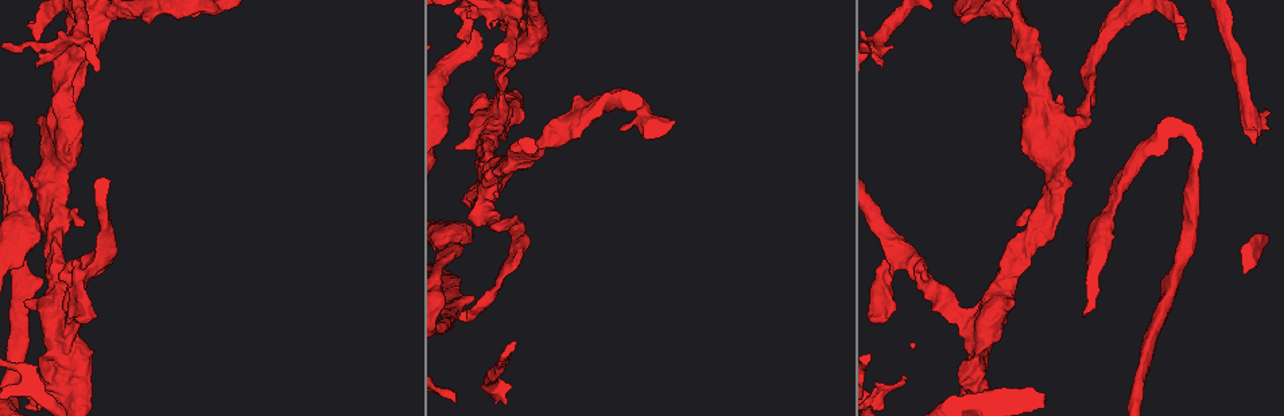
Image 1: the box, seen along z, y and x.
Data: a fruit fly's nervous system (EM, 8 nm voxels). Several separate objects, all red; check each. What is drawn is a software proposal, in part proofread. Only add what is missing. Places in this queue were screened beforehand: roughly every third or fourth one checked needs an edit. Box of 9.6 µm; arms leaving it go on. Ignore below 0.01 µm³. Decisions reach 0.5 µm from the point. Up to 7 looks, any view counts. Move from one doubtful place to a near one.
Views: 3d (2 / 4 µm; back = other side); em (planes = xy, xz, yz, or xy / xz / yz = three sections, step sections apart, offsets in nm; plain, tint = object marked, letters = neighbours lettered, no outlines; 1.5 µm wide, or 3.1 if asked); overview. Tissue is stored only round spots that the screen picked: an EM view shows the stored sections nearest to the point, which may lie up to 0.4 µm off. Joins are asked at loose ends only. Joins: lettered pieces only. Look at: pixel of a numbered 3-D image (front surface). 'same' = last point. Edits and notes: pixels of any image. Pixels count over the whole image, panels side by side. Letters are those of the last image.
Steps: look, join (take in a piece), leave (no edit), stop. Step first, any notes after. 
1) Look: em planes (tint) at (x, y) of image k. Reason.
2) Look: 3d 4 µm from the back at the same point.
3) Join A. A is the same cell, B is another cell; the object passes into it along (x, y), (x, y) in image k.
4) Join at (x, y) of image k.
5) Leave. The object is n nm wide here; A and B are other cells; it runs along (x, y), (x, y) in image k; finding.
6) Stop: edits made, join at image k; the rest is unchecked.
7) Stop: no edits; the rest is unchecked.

Look: 3d 2 µm at (906, 376) of image 1. Free end.

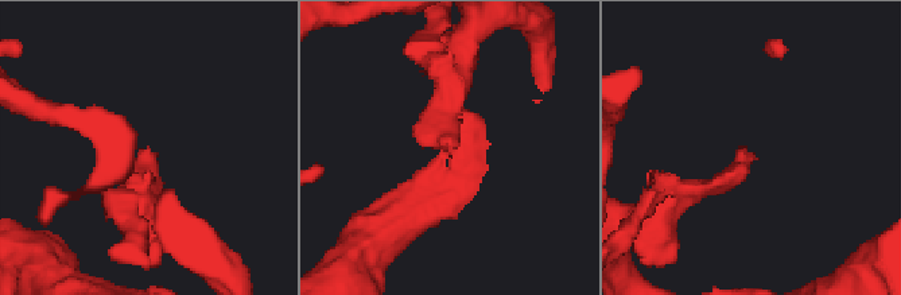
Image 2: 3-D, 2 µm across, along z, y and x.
Look: em planes (plain) at (448, 150) of image 2. Shape alone is not enough.

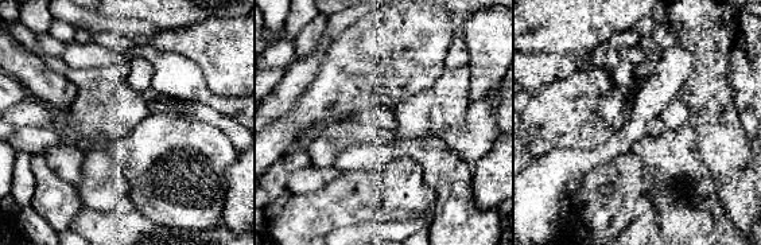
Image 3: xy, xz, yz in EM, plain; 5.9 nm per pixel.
Look: em planes (letters) at the same point.

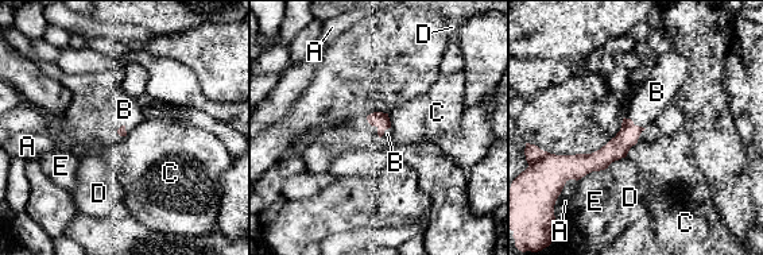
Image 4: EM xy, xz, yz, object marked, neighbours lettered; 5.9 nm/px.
Join B. B is the same cell, A, C, D and E are other cells; the neuron continues.

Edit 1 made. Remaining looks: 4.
Look: overview. See it whole again.

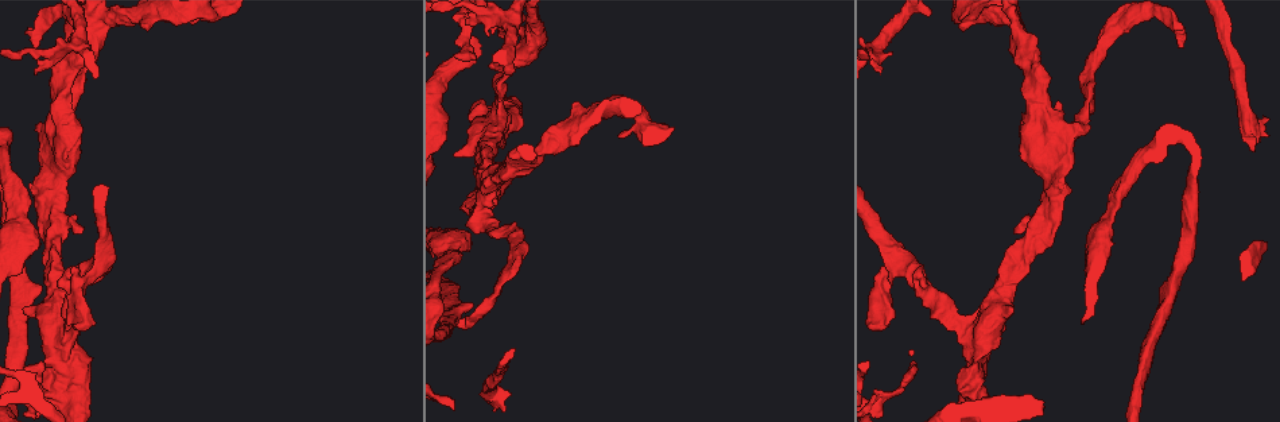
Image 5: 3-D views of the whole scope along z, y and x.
Look: 3d 2 µm at (1162, 290) of image 5. Branch stops here.

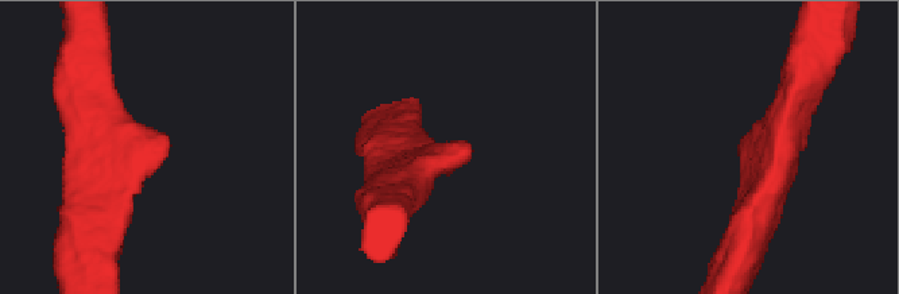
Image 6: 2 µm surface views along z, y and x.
Look: em xz step 4 (tint) at (166, 150) of image 6. The arms are 300, 300 nm wide; now the EM.

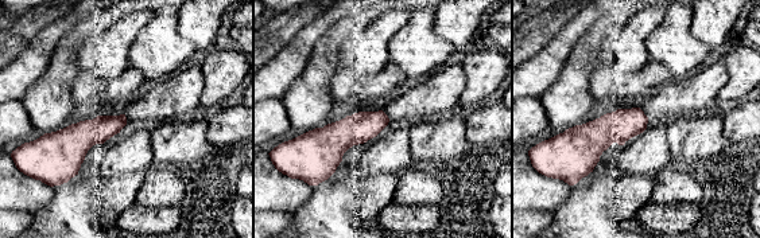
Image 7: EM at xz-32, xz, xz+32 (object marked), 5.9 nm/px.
Look: em planes (letters) at the same point.

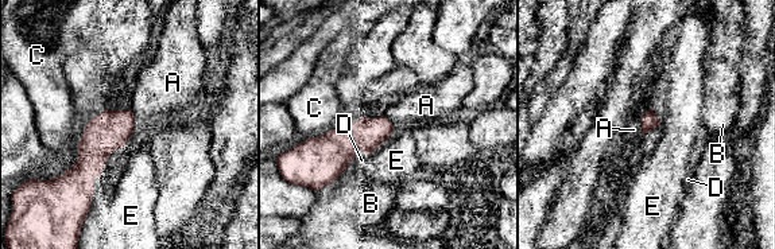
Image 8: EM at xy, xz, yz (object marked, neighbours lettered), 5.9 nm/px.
Leave. A, B, C, D and E are other cells; a border runs along (648, 108), (642, 115), (640, 132) in image 8; no lettered piece goes on from it.

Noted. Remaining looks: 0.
Stop: edits made, join at image 4; the rest is unchecked.

